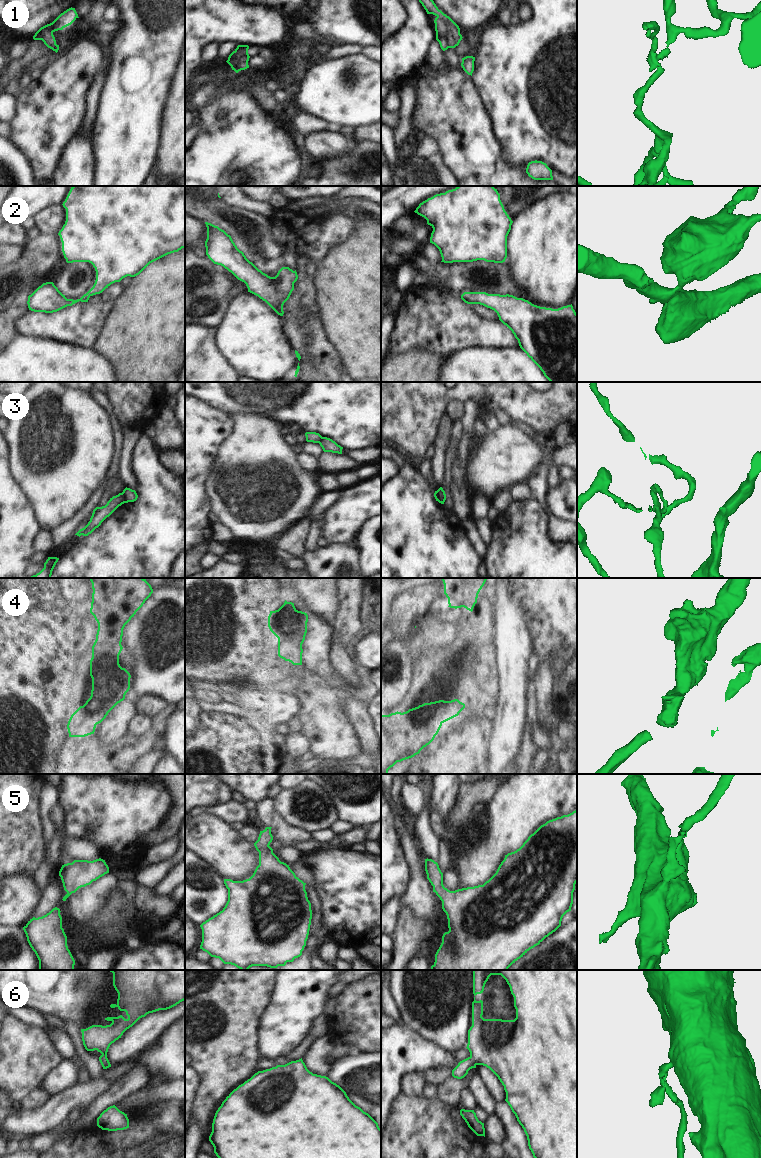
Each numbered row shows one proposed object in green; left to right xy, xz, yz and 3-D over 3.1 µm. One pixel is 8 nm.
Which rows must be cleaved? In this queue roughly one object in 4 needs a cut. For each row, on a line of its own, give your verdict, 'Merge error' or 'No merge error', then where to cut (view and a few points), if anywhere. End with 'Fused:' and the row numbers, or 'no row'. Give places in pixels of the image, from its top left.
1: No merge error. No split
2: No merge error. No split
3: Merge error. Split along xy (122, 492), (125, 502)
4: No merge error. No split
5: No merge error. No split
6: No merge error. No split
Fused: 3

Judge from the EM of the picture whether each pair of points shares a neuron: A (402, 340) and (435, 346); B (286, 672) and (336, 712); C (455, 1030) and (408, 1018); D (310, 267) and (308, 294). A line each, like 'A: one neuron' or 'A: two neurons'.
A: one neuron
B: one neuron
C: one neuron
D: one neuron

